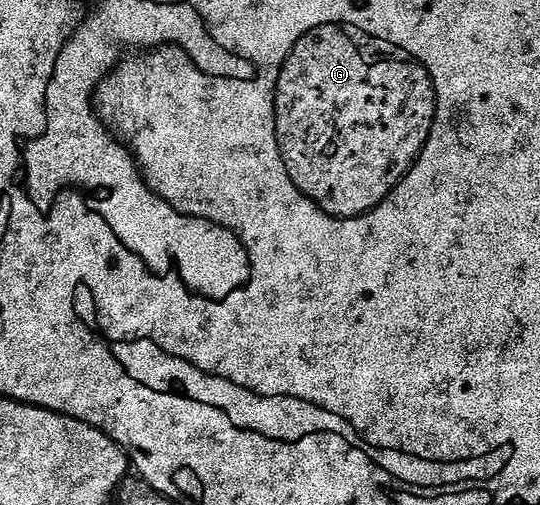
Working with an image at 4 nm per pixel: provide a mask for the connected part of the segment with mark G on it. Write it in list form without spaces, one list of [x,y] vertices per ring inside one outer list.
[[[317,21],[317,25],[309,25],[293,45],[289,45],[283,63],[277,65],[277,77],[273,81],[273,146],[277,148],[277,157],[281,157],[281,169],[285,169],[285,178],[289,185],[305,197],[305,201],[313,201],[319,211],[331,215],[331,220],[365,221],[365,217],[373,217],[405,181],[409,181],[409,173],[421,165],[421,157],[425,157],[425,149],[429,149],[429,141],[433,141],[433,132],[437,129],[437,117],[441,117],[441,93],[437,89],[437,77],[433,69],[417,57],[417,53],[409,53],[405,45],[397,45],[397,41],[388,41],[385,37],[377,37],[377,33],[369,33],[369,29],[361,29],[361,25],[353,25],[353,21]]]

